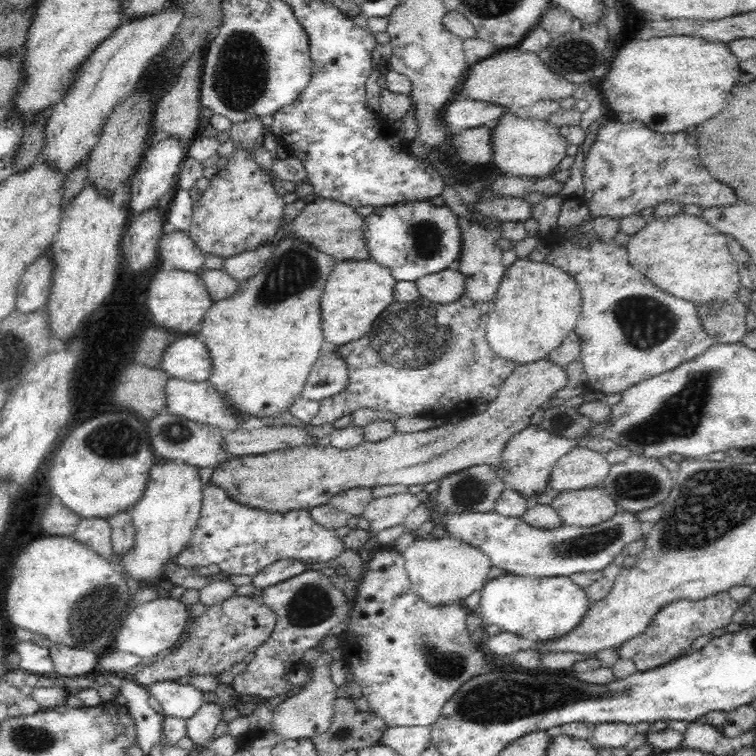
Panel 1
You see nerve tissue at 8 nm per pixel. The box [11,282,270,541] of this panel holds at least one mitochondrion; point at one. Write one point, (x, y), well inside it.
(113, 443)

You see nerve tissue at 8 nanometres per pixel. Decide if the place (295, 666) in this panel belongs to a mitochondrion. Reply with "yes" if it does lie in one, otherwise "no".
no

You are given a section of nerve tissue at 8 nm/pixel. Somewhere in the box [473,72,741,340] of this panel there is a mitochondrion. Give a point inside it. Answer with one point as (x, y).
(714, 313)

